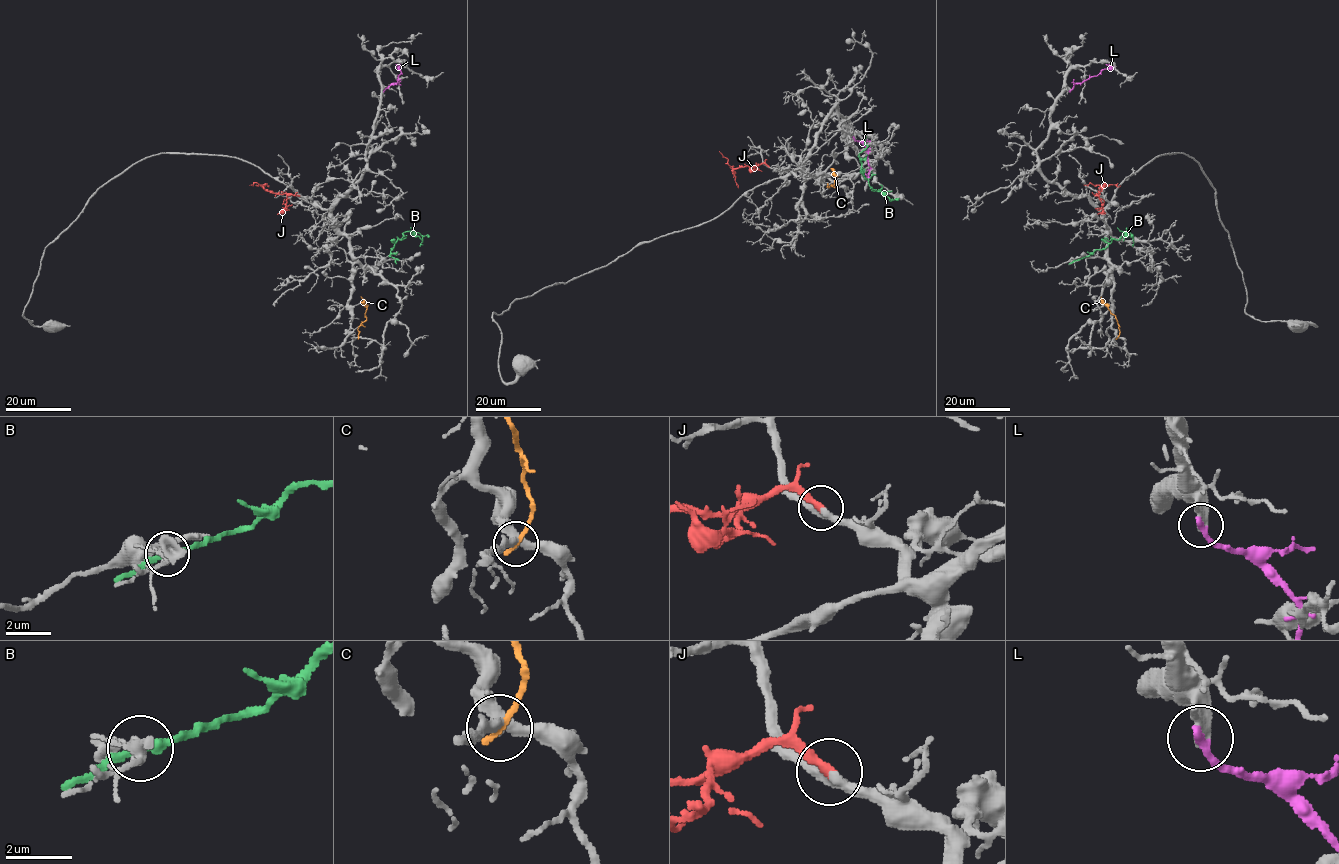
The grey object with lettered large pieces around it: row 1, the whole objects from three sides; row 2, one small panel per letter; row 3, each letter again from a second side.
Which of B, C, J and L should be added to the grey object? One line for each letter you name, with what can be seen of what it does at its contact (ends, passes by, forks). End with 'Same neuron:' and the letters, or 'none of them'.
J: it ends
Same neuron: J

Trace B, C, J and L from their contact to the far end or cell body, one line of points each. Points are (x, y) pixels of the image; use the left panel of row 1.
B: (396, 259), (389, 256), (404, 232), (418, 232), (423, 245)
C: (358, 337), (358, 328), (366, 319), (366, 306), (360, 296)
J: (299, 195), (270, 193), (257, 183), (249, 185)
L: (383, 90), (398, 82), (401, 71), (396, 64)

